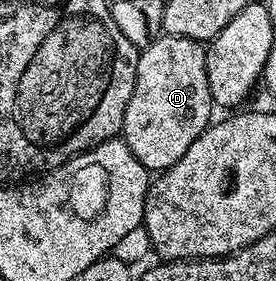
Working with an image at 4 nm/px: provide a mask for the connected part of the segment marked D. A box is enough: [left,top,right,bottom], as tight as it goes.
[121,36,213,172]

